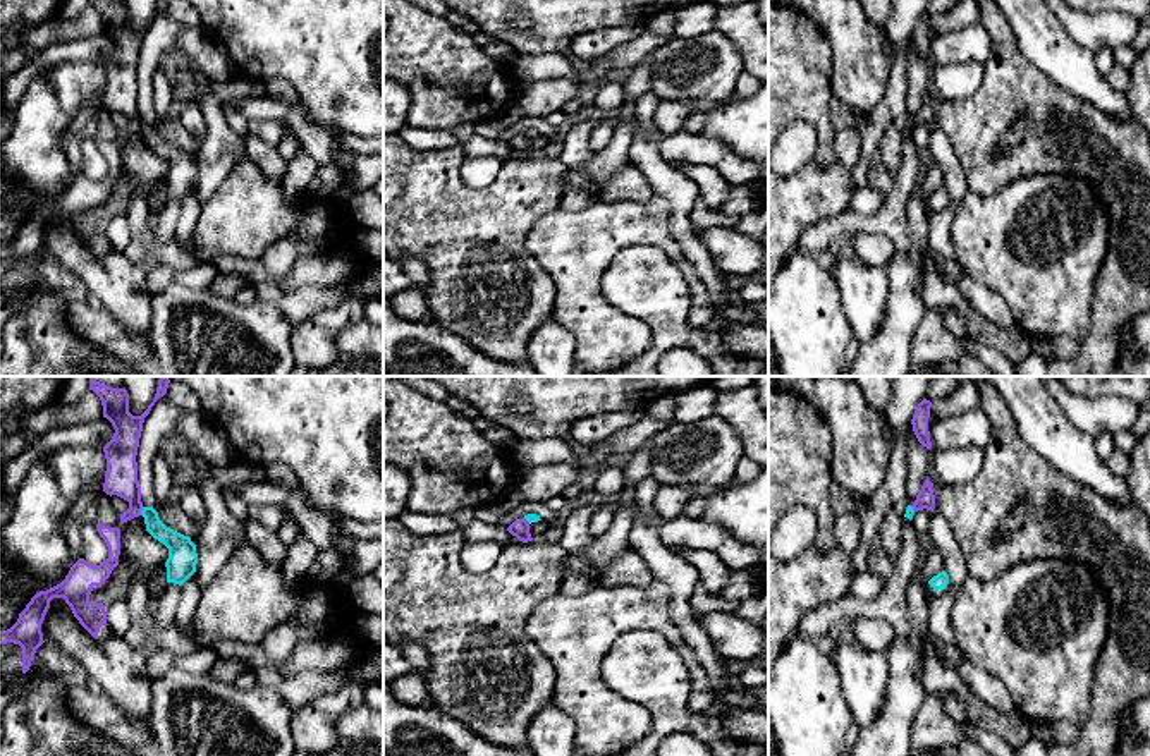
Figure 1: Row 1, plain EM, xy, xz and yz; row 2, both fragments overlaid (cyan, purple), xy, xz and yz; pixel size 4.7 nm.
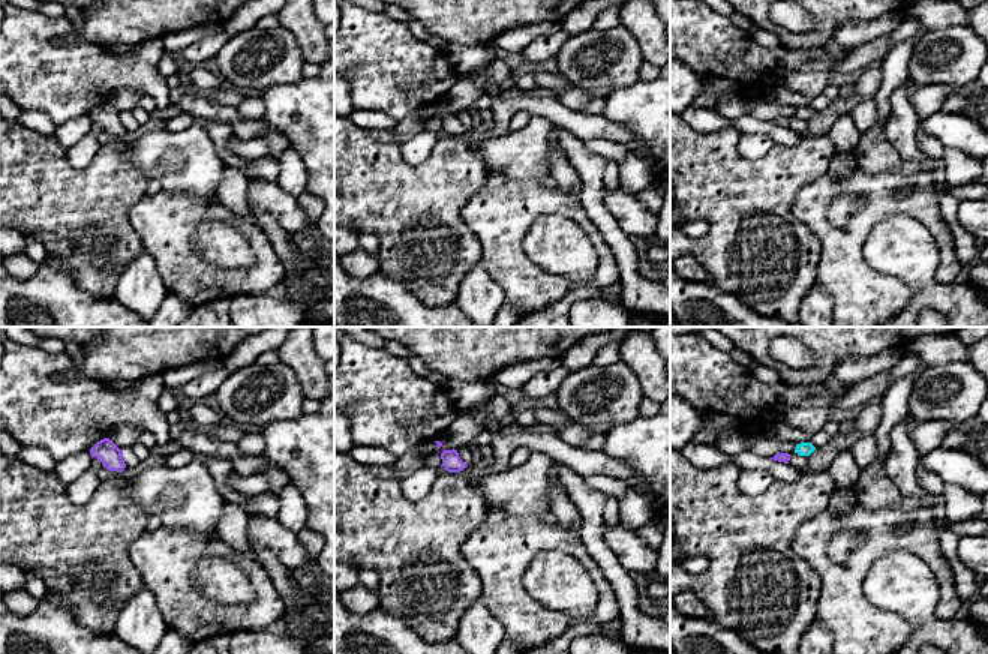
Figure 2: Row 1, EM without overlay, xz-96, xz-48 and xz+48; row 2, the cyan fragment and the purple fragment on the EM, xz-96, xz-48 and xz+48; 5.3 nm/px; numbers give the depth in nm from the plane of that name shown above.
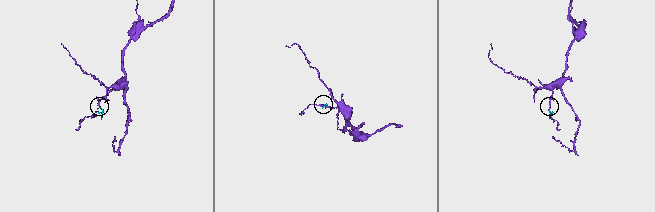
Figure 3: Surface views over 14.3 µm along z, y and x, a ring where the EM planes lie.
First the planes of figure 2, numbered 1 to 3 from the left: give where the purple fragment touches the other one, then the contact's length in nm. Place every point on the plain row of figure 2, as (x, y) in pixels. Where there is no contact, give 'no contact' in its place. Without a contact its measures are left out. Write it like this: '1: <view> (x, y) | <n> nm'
1: no contact
2: no contact
3: no contact

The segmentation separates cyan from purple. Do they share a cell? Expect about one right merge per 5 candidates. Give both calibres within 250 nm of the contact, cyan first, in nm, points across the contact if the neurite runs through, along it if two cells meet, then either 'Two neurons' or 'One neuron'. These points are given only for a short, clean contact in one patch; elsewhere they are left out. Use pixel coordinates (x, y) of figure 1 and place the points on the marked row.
Thickness 120 nm (cyan) against 160 nm. Boundary: xy (143, 507), (140, 514). Two neurons

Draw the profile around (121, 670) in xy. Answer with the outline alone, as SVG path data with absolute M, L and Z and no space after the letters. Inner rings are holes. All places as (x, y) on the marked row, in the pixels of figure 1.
M160 564L148 576L148 589L151 582L162 588L156 598L150 598L148 610L151 613L150 636L141 648L132 648L124 637L96 639L74 617L64 598L53 598L41 624L43 641L53 643L58 649L77 660L89 679L95 679L107 698L124 710L134 722L146 723L151 711L151 680L148 677L148 658L158 649L156 636L163 631L156 624L156 610L167 584L167 567Z

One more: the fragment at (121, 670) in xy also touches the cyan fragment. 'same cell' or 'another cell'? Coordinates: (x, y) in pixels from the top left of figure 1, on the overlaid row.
another cell

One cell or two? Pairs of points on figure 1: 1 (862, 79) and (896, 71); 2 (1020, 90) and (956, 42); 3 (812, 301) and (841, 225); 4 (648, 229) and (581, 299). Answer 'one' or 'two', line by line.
1: two
2: two
3: two
4: one

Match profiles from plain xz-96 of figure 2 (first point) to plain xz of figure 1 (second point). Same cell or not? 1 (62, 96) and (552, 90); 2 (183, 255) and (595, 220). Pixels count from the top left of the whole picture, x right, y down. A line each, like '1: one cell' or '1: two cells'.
1: two cells
2: one cell

